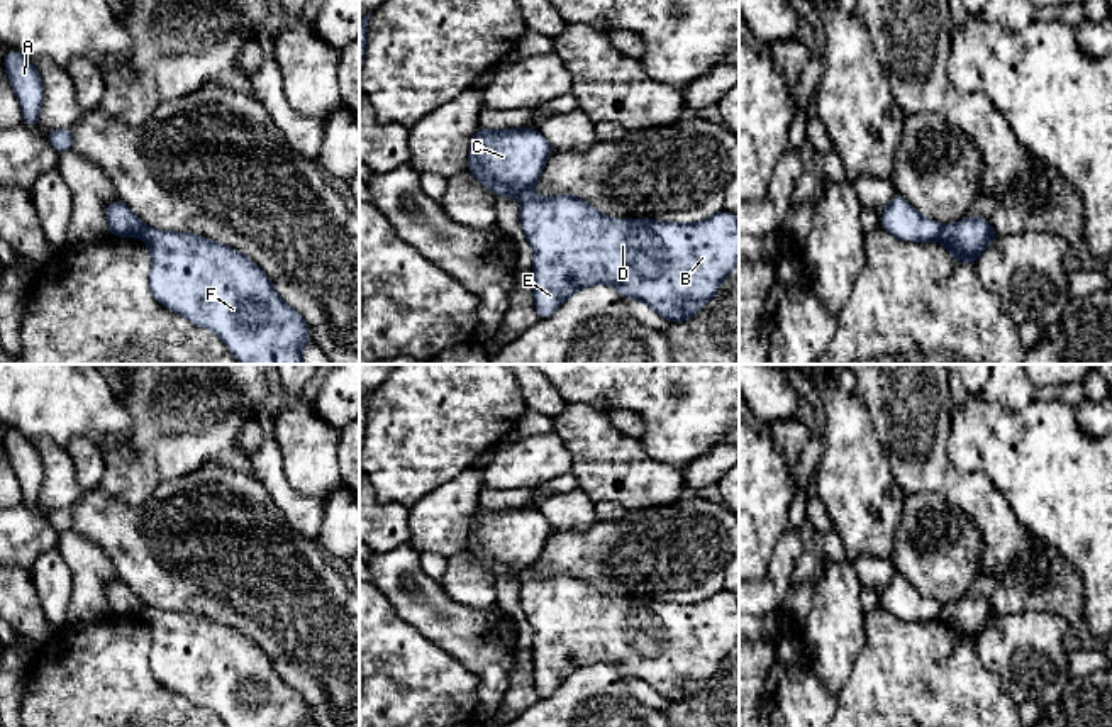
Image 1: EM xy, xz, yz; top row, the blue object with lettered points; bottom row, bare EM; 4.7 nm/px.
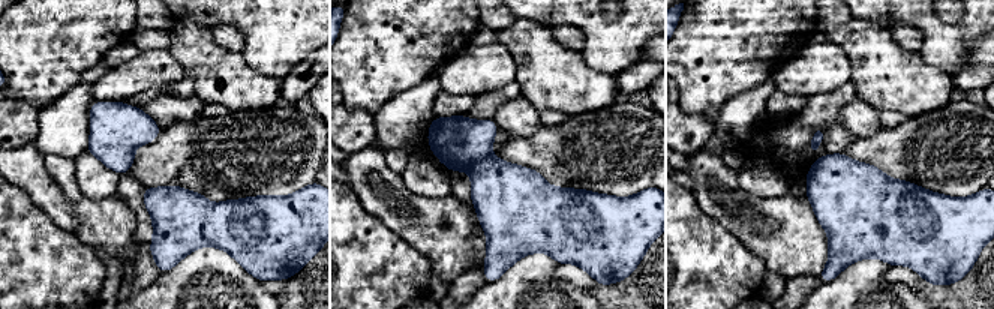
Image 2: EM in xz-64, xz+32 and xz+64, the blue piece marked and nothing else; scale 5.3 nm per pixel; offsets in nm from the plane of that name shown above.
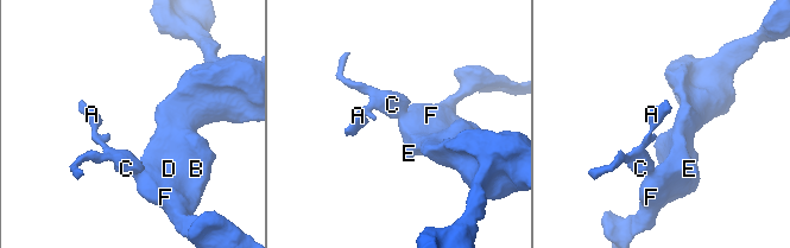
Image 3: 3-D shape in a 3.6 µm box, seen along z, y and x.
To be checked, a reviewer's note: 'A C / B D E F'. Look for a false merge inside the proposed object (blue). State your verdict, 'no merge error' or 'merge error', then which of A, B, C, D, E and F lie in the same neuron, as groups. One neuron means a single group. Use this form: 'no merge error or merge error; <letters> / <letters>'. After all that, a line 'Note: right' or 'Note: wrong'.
merge error; A C / B D E F
Note: right

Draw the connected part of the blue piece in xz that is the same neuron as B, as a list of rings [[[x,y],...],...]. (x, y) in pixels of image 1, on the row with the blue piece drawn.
[[[529,186],[520,195],[520,225],[532,247],[532,293],[539,319],[553,315],[575,291],[590,285],[612,285],[627,300],[636,298],[671,324],[697,315],[715,295],[720,283],[739,264],[739,222],[724,208],[697,224],[653,219],[609,219],[590,202],[571,193],[539,198]]]

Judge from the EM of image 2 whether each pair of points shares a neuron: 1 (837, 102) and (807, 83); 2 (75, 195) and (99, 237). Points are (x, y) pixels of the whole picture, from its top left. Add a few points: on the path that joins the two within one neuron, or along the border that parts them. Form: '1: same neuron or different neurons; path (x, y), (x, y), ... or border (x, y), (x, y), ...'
1: different neurons; border (850, 81), (838, 89), (805, 98)
2: same neuron; path (83, 206), (99, 227)

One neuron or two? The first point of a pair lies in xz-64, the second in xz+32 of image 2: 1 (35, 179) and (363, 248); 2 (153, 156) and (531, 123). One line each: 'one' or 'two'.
1: two
2: two

